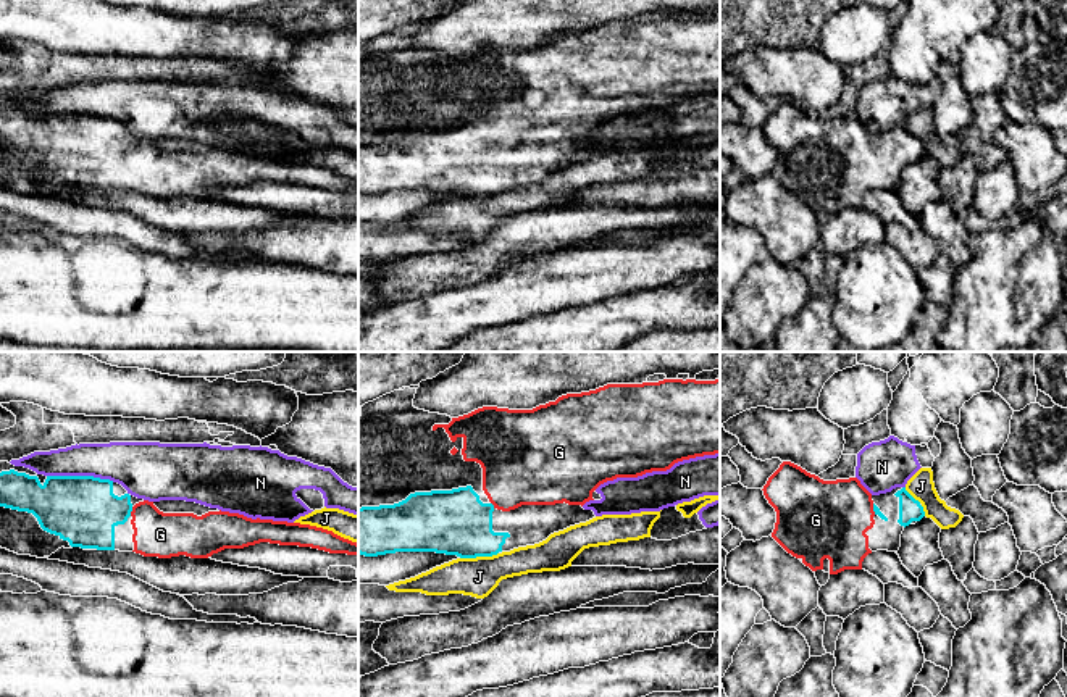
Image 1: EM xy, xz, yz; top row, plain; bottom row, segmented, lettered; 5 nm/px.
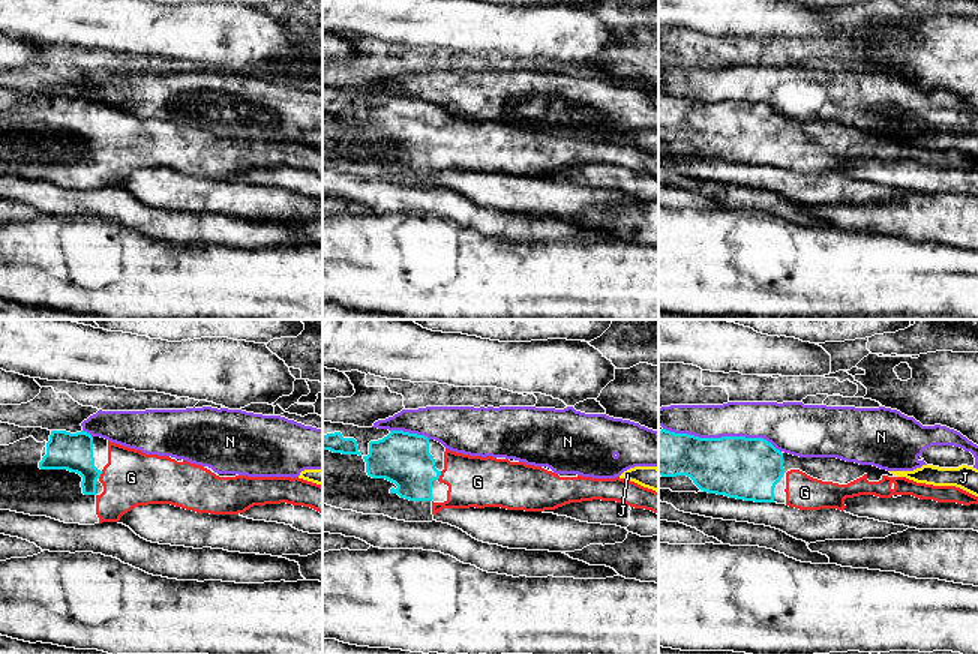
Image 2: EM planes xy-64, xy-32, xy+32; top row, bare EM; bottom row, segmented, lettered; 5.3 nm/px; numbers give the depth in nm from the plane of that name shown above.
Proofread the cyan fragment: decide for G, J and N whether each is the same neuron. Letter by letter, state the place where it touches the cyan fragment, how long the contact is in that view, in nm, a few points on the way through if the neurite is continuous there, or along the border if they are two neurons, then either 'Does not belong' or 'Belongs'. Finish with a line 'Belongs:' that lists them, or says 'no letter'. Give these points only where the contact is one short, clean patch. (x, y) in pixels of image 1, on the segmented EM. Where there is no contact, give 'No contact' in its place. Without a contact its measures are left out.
G: Touches cyan at xy (131, 510). Shared border 50 nm. Path across: xy (83, 510), (131, 510), (160, 534). Belongs
J: Touches cyan at xz (478, 555). Shared border 190 nm. Does not belong
N: Touches cyan at xy (81, 476). Shared border 340 nm. Does not belong
Belongs: G

